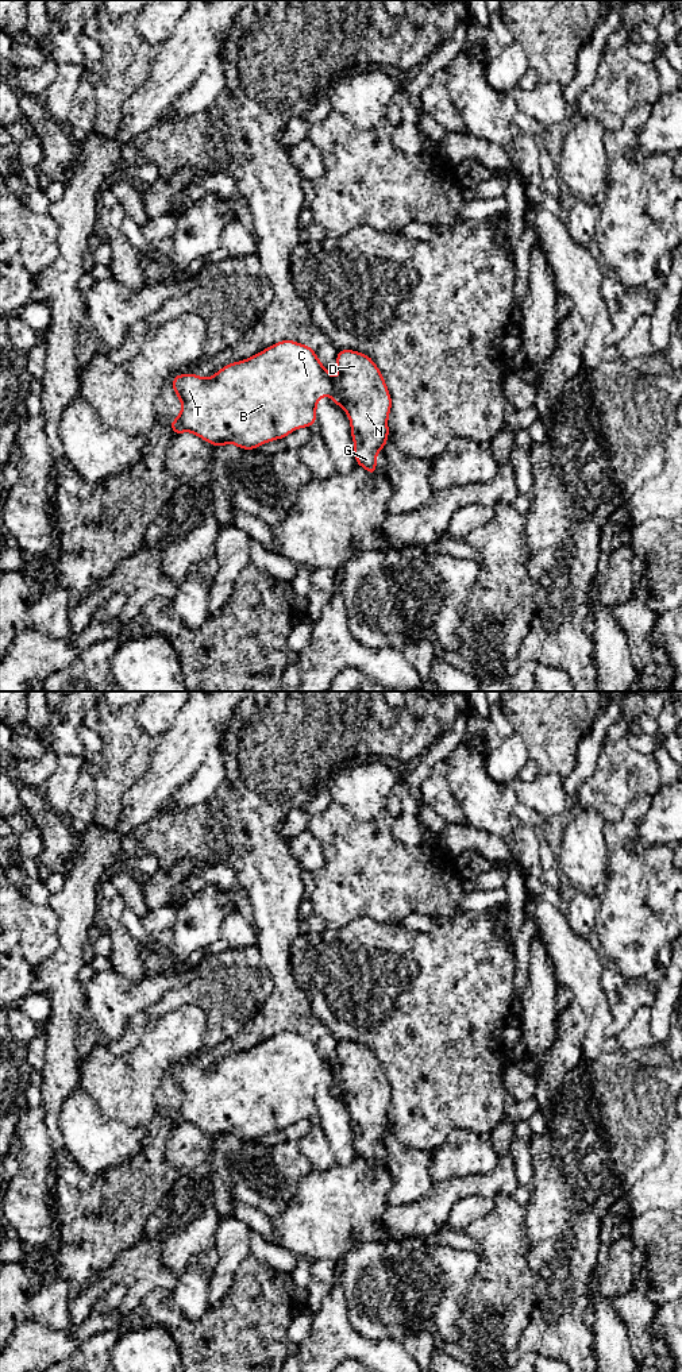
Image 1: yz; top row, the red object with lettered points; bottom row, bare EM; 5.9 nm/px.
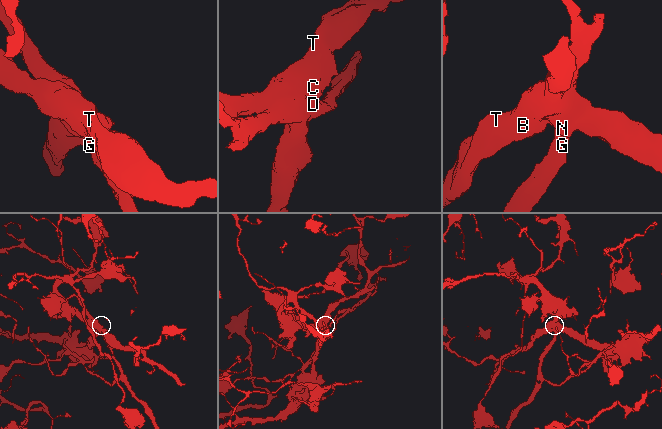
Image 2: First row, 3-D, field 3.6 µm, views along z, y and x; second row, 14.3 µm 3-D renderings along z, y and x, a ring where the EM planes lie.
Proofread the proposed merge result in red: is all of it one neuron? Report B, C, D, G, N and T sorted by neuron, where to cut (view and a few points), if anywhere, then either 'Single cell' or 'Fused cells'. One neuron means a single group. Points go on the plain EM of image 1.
Groups: B C T / D G N. Split along yz (335, 1074), (335, 1083), (340, 1089), (342, 1097). Fused cells

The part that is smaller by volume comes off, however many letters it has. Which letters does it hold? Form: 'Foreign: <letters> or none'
Foreign: D, G, N

